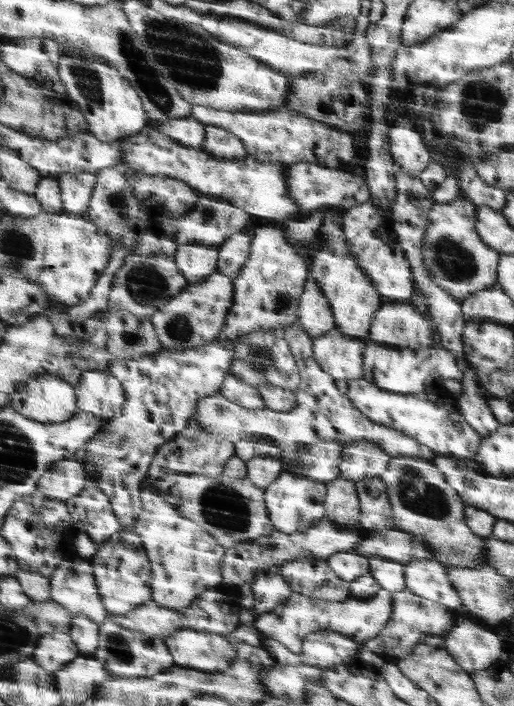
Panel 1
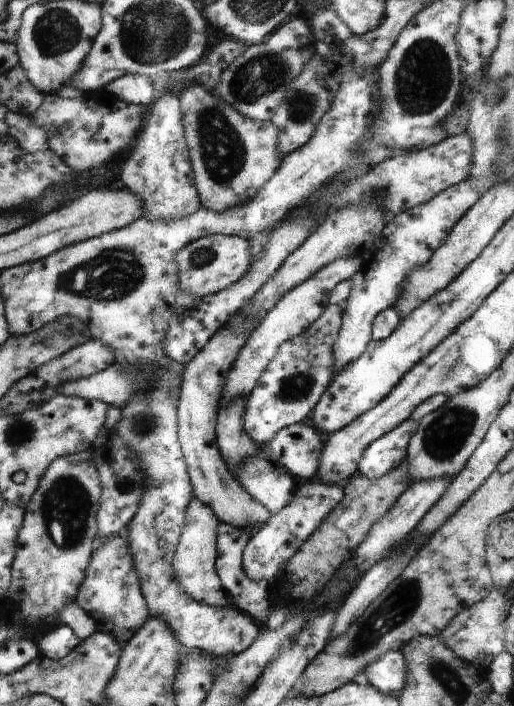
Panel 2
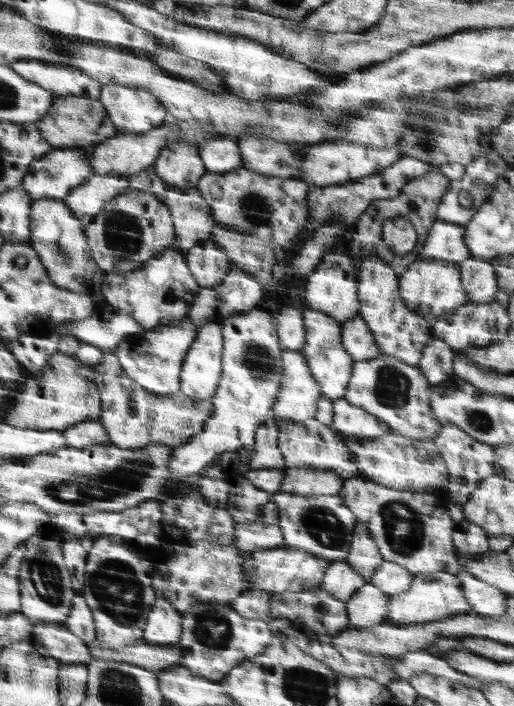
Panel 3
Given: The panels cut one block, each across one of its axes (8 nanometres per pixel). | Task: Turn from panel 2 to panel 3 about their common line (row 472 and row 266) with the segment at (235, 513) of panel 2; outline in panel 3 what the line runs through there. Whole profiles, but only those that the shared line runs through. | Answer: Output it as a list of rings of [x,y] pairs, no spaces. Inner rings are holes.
[[[214,242],[202,243],[184,253],[189,269],[201,287],[214,287],[231,272],[232,262]]]

